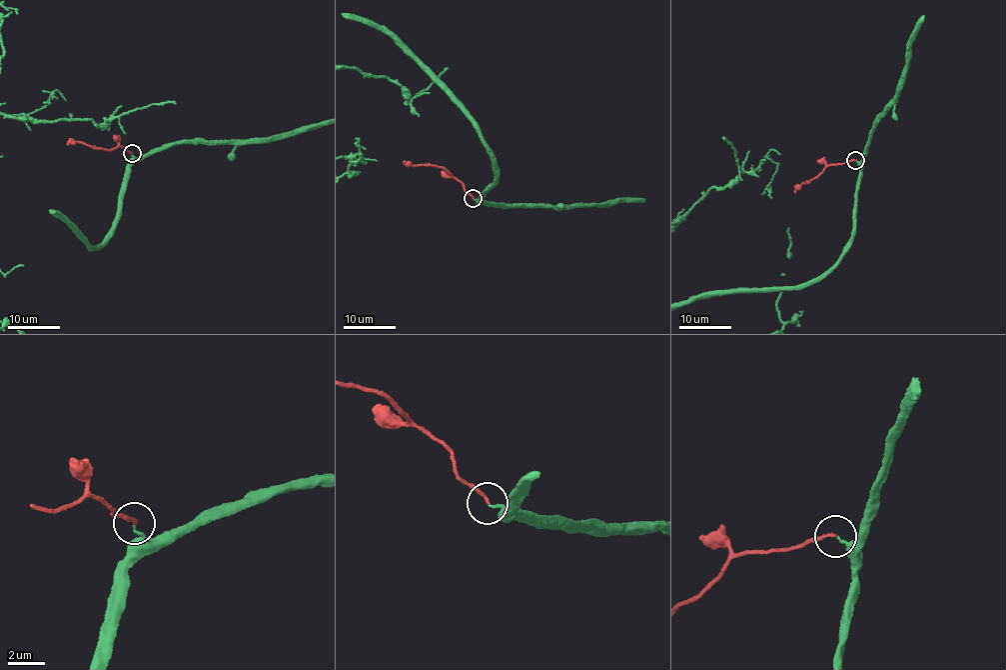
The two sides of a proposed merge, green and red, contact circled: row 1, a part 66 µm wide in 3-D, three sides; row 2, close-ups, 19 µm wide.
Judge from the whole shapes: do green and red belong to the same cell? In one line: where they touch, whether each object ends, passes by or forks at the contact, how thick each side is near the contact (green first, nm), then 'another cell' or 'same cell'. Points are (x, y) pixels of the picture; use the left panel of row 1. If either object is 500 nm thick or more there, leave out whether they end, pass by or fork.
place (132, 153); green ends; red ends; calibres 140 and 160 nm; same cell

